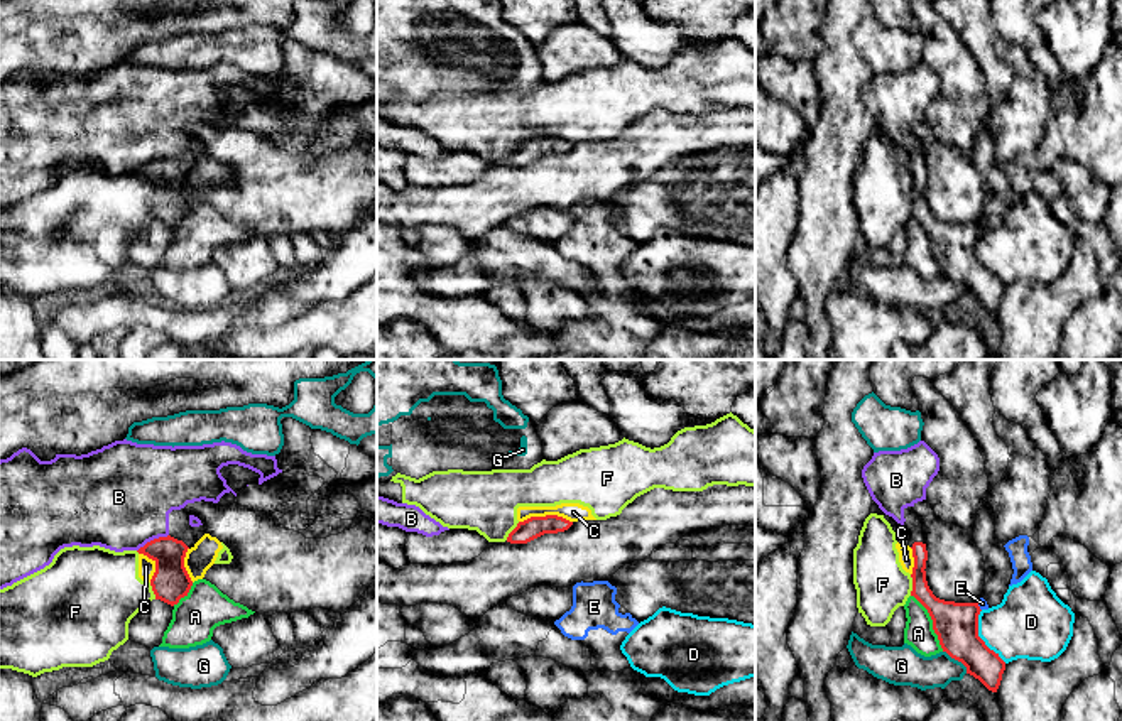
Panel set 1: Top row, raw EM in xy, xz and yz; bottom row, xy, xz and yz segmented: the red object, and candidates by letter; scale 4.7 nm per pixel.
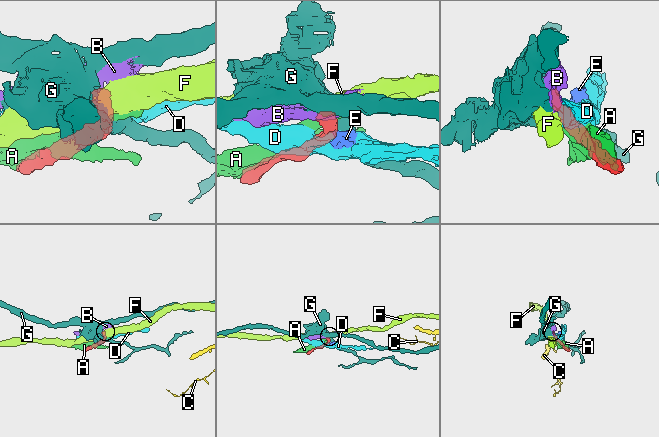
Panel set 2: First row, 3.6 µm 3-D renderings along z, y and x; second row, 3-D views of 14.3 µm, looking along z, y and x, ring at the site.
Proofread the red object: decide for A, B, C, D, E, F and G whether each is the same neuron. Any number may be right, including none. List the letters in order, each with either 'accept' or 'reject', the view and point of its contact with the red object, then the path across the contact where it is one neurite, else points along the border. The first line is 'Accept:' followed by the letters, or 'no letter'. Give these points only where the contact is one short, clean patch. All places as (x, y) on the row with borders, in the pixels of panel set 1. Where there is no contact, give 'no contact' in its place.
Accept: no letter
A: reject; meets red in yz at (933, 623)
B: reject; meets red in xy at (154, 539); border along xy (168, 534), (147, 541), (137, 551)
C: reject; meets red in xz at (546, 515); border along xz (571, 520), (561, 515), (531, 515), (519, 522)
D: reject; meets red in yz at (979, 637)
E: reject; meets red in yz at (979, 607); border along yz (977, 603), (980, 610)
F: reject; meets red in yz at (913, 585); border along yz (909, 574), (911, 595)
G: reject; meets red in yz at (957, 659); border along yz (943, 650), (957, 659), (967, 672)

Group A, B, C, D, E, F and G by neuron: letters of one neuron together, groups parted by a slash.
A / B / C F / D / E / G

